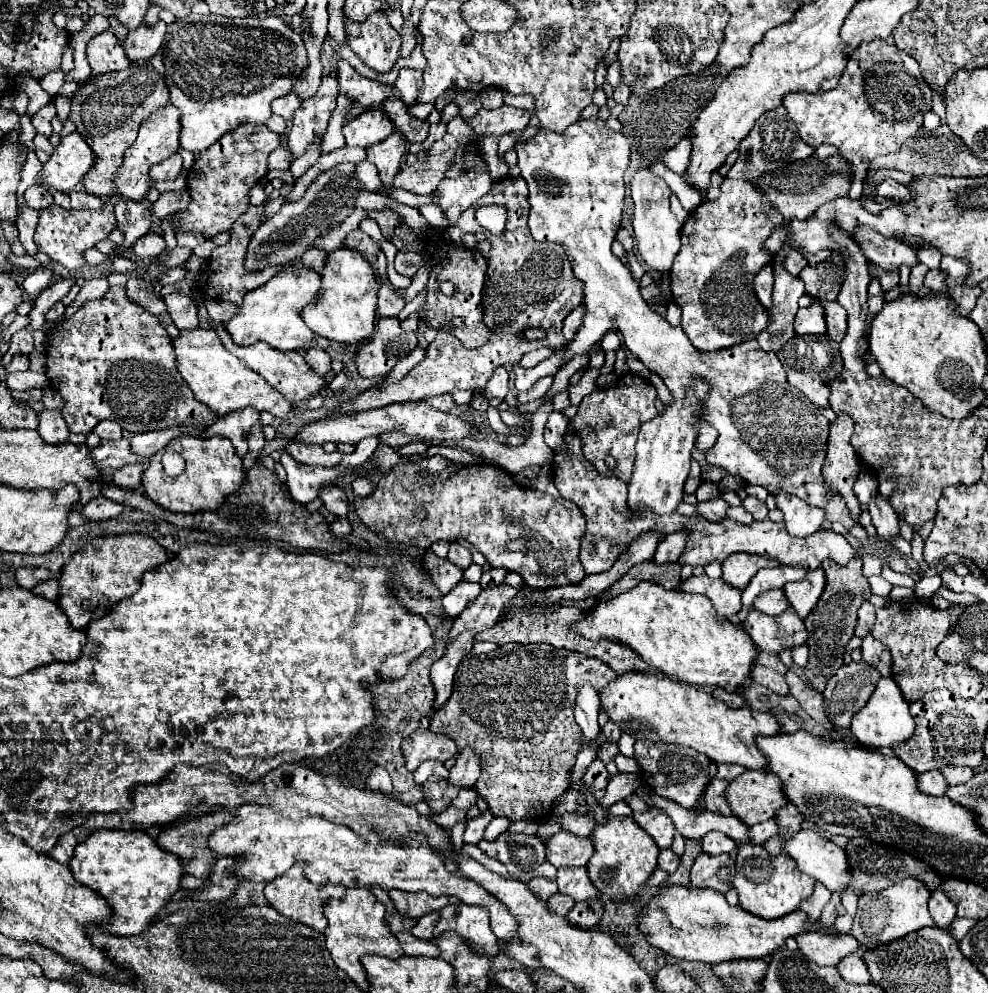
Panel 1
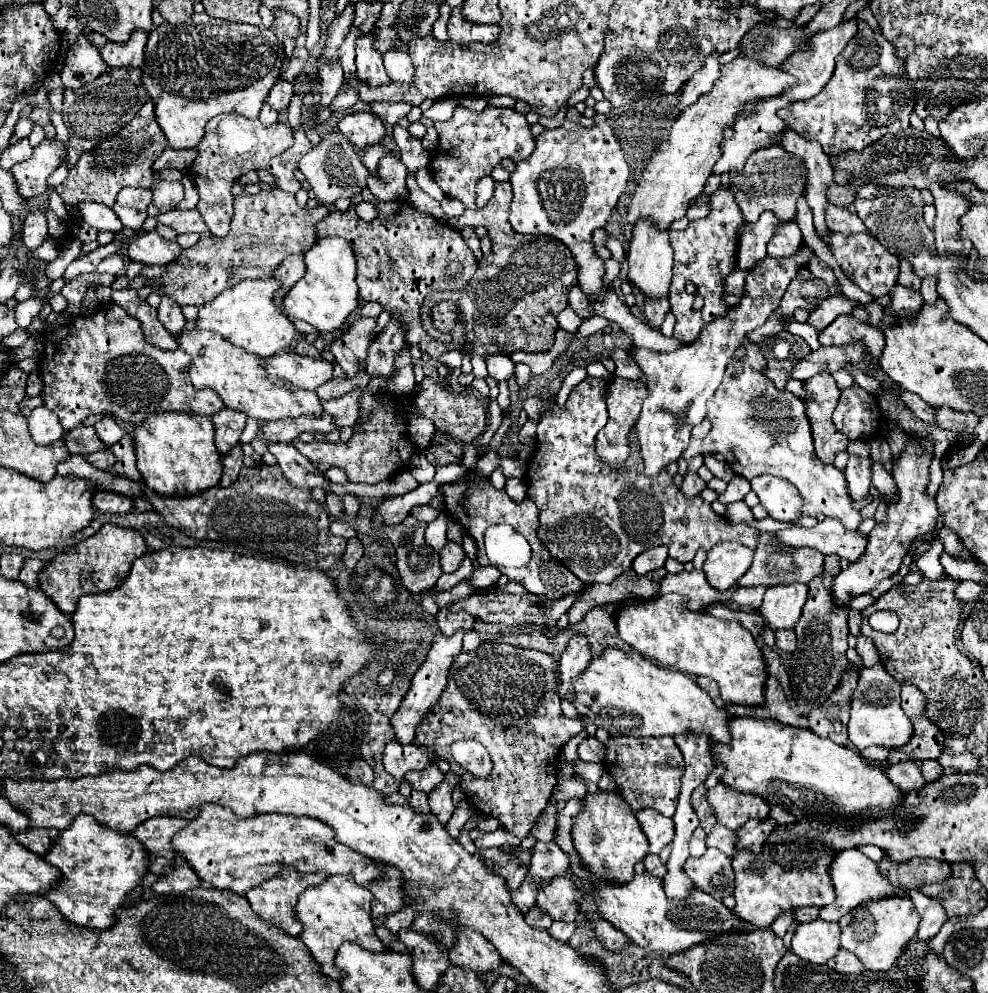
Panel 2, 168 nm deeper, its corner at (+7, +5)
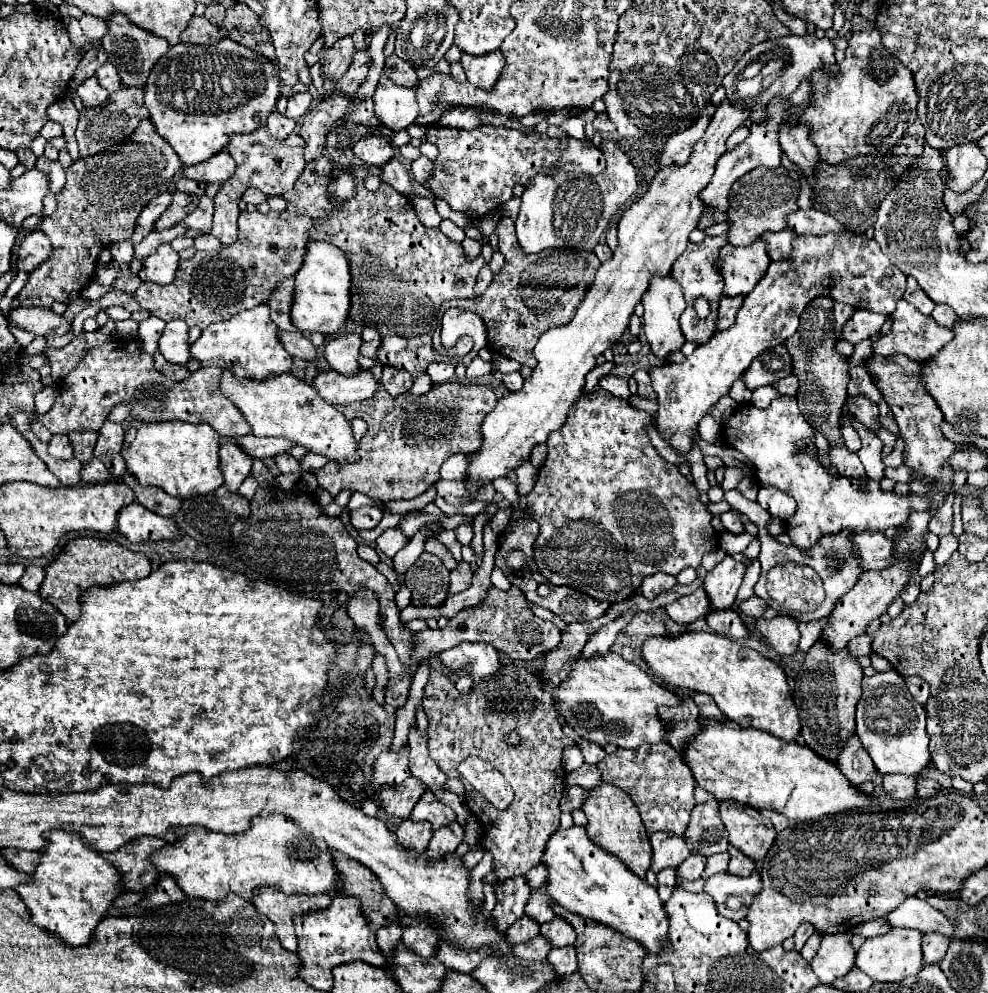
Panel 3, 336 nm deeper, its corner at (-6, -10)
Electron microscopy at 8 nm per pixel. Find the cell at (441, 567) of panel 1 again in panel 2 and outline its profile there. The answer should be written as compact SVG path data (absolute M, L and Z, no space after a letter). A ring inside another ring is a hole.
M408 516L402 524L384 528L384 532L390 538L390 542L394 546L394 552L396 552L396 568L398 568L398 574L402 578L402 584L412 594L420 594L420 592L430 590L442 574L438 554L425 542L426 526L426 523L417 520L414 516Z

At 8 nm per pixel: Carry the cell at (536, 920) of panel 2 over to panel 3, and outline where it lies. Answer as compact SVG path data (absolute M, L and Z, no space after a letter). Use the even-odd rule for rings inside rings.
M539 933L535 939L515 945L515 955L521 959L533 959L533 961L545 961L545 957L549 955L549 951L553 949L553 945Z

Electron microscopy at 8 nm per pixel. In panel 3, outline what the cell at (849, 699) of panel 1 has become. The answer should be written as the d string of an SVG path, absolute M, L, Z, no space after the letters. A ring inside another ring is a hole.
M851 735L847 739L845 747L839 753L837 765L843 771L843 775L855 785L861 785L861 783L875 777L875 767L871 763L871 757L867 755L863 745L859 743L857 735Z

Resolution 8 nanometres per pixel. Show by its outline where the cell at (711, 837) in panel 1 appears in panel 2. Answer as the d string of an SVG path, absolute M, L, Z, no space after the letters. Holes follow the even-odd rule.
M696 828L688 846L690 846L690 856L702 856L706 852L706 832L702 832L702 828Z

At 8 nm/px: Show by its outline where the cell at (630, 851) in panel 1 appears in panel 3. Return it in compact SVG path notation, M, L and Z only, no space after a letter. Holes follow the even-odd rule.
M603 781L597 789L591 789L591 795L583 803L581 809L585 811L585 815L589 819L589 823L585 827L589 839L595 845L599 845L601 849L605 849L607 853L621 859L637 877L645 879L645 873L651 867L653 849L649 845L649 835L643 827L643 821L639 817L639 811L635 807L635 803L631 801L631 797L625 791L621 791L619 787Z

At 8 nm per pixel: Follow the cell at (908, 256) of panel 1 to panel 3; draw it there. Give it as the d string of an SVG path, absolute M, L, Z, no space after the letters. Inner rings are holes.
M817 209L809 211L797 211L795 215L787 217L789 229L797 231L799 235L825 235L825 233L843 233L845 227L833 219L831 215L825 215Z

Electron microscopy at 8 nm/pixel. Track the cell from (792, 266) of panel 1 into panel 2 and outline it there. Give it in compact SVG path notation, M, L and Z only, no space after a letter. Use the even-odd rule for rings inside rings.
M794 220L792 222L784 222L784 224L778 226L774 236L770 238L768 254L774 256L774 258L792 256L798 250L800 242L802 242L802 232L800 232L798 224Z

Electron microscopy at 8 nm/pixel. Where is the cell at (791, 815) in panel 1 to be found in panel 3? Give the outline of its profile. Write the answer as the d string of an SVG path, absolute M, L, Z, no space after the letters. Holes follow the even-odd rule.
M729 847L729 853L731 853L731 863L727 869L733 875L751 875L753 871L757 871L757 861L751 857L747 859L747 855L737 847Z

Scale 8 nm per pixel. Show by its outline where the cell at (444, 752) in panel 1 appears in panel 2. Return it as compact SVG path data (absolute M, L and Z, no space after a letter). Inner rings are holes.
M388 742L382 752L382 764L390 776L402 780L406 772L426 768L430 764L430 758L426 750L414 744L400 746L398 742Z

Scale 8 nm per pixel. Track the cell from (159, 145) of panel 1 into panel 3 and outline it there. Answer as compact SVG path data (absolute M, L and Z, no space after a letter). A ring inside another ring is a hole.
M143 119L141 121L141 125L139 125L139 129L135 129L121 145L117 145L117 147L111 147L111 149L107 149L107 151L103 151L103 153L99 153L99 155L93 155L93 157L87 157L87 159L79 159L77 163L73 163L69 169L67 169L67 183L65 183L65 187L63 187L63 191L57 195L57 211L51 215L51 217L45 217L43 221L41 221L41 225L39 225L39 229L51 239L51 245L53 245L53 255L51 255L51 259L47 259L47 263L41 263L41 267L39 269L35 269L35 271L31 271L31 277L29 277L29 281L27 281L27 285L21 289L21 293L17 295L17 299L19 299L19 303L21 303L21 307L51 307L55 301L67 301L69 299L69 293L71 291L81 291L85 285L87 285L87 281L91 279L91 275L95 273L95 267L97 267L97 257L99 257L99 251L103 249L103 247L109 247L111 243L115 241L121 241L122 239L116 240L116 237L121 238L131 237L133 235L133 229L135 229L135 219L137 219L137 215L139 215L139 211L153 199L153 197L157 197L157 195L161 195L161 193L165 193L167 191L167 185L169 185L169 181L173 179L173 175L179 171L183 167L183 163L181 163L181 159L175 155L175 151L165 143L165 139L155 131L155 125L151 123L151 119Z

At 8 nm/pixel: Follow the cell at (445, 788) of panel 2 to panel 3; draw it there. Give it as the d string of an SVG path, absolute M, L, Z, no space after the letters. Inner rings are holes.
M457 821L439 827L427 845L427 855L441 855L443 851L455 851L457 845L463 841L463 837L465 837L463 827Z

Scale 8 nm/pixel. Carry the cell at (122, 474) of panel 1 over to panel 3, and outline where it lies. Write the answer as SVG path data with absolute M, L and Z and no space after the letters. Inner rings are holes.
M91 459L91 463L85 463L85 465L83 465L81 479L83 479L83 483L105 483L105 481L111 481L111 479L115 479L115 477L113 477L113 473L105 467L103 461Z

